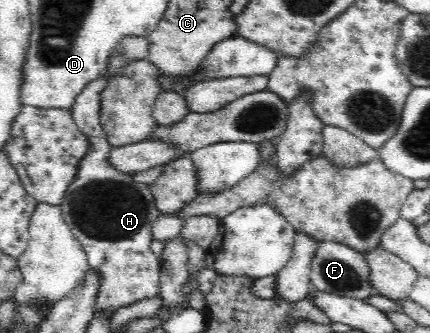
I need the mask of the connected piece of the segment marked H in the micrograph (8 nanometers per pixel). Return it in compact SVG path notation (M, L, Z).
M125 35L111 51L107 73L89 82L70 107L79 131L90 141L89 151L79 160L77 175L67 188L61 203L64 221L88 256L88 265L100 275L95 307L97 312L113 317L114 311L130 303L157 297L160 288L160 262L151 252L152 229L160 217L153 191L145 183L135 182L132 175L123 174L109 162L112 145L108 142L100 122L101 92L106 83L131 60L148 57L148 37Z

